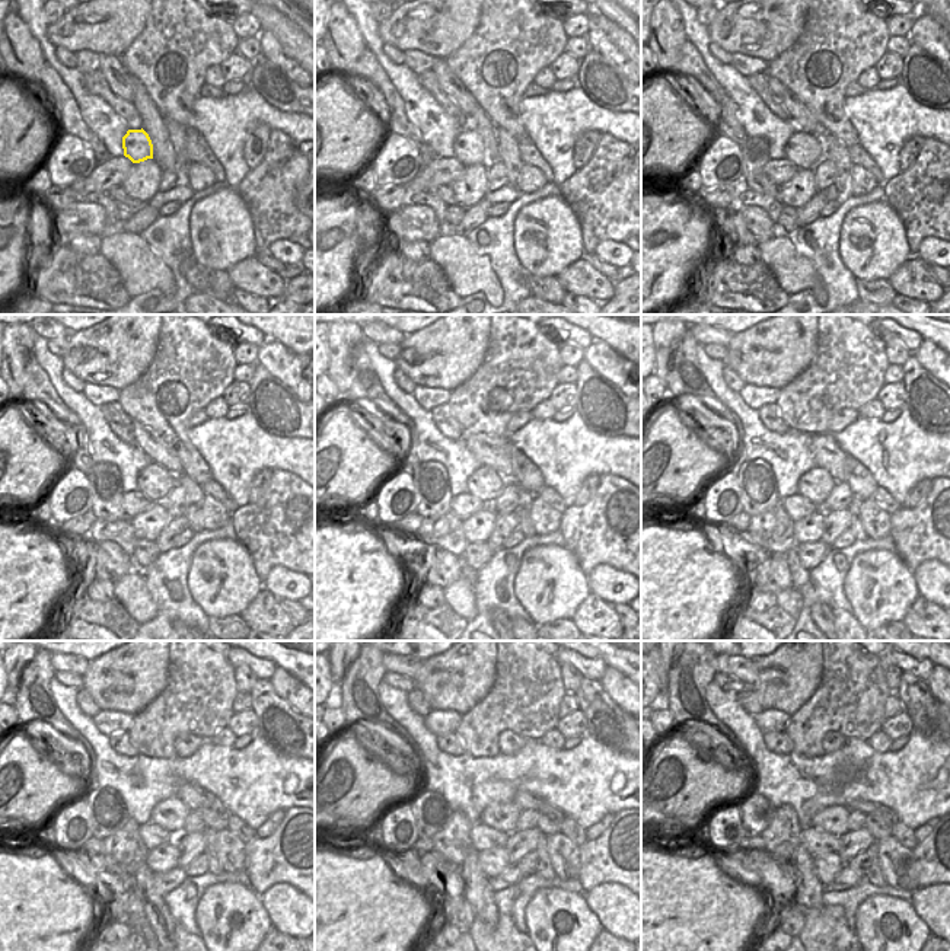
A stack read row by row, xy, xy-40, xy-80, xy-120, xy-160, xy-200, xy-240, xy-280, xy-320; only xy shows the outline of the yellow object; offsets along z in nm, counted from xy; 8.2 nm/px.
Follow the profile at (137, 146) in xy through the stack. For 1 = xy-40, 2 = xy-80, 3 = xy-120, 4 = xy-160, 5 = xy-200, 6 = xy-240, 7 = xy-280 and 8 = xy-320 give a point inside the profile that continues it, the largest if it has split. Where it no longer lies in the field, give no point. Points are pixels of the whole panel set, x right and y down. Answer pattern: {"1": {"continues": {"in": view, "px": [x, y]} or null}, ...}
{"1": {"continues": {"in": "xy-40", "px": [468, 146]}}, "2": {"continues": {"in": "xy-80", "px": [805, 150]}}, "3": {"continues": {"in": "xy-120", "px": [155, 481]}}, "4": {"continues": {"in": "xy-160", "px": [485, 482]}}, "5": {"continues": {"in": "xy-200", "px": [816, 484]}}, "6": {"continues": {"in": "xy-240", "px": [171, 814]}}, "7": {"continues": {"in": "xy-280", "px": [501, 816]}}, "8": {"continues": {"in": "xy-320", "px": [834, 819]}}}

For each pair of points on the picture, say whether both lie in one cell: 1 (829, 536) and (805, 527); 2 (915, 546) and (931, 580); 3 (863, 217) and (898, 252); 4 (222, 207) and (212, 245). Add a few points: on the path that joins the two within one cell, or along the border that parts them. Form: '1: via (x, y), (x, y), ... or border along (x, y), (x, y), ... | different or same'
1: border along (825, 513), (819, 539) | different
2: border along (934, 559), (925, 559), (912, 571) | different
3: via (869, 227), (888, 246) | same
4: via (222, 216), (220, 236) | same

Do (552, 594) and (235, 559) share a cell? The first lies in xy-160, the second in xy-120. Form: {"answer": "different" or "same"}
{"answer": "same"}

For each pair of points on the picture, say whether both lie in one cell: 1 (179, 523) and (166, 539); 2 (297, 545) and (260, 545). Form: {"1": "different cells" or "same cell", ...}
{"1": "same cell", "2": "same cell"}

